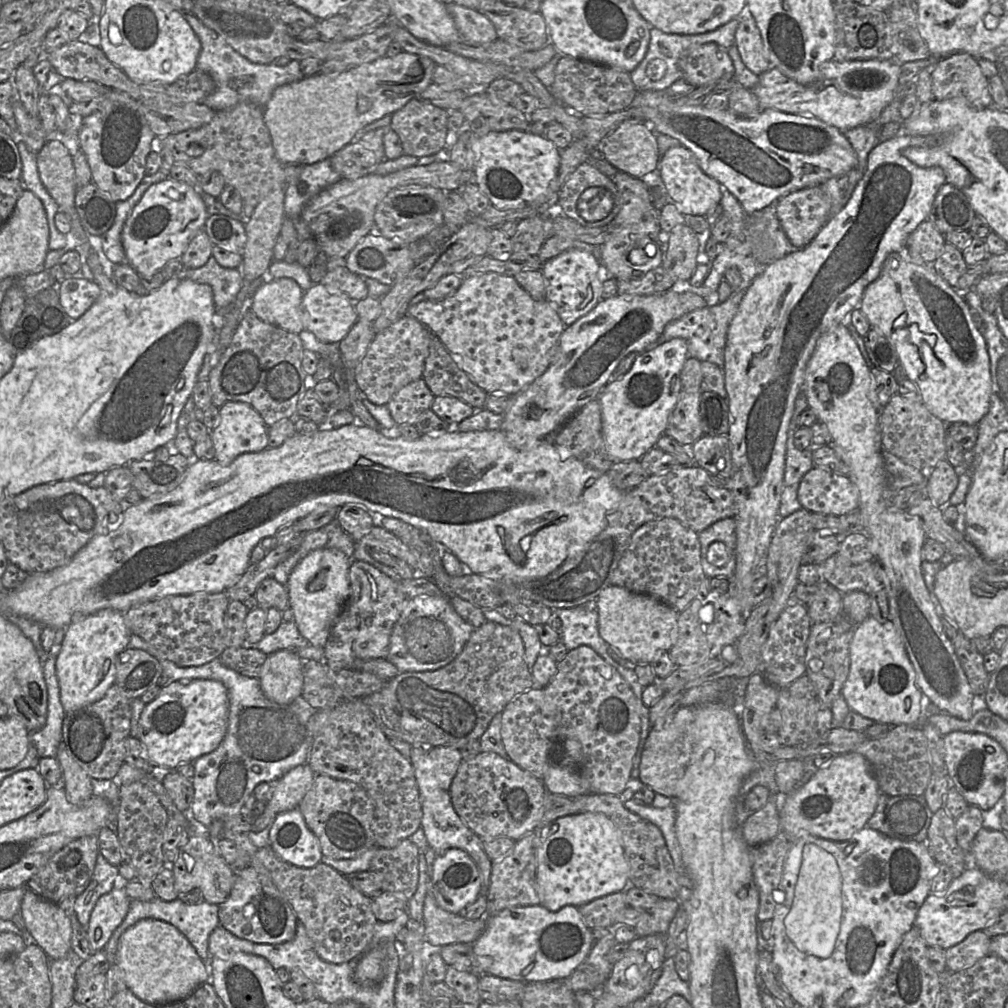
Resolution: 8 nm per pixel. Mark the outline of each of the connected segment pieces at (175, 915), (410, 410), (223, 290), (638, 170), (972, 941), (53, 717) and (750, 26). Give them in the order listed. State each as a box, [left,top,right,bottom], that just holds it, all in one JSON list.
[[103,897,219,978],[386,378,434,425],[176,256,244,309],[597,120,658,178],[946,930,992,972],[29,655,66,757],[735,12,769,76]]

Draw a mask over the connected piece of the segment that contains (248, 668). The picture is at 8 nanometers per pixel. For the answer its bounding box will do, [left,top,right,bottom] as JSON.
[219,646,267,679]

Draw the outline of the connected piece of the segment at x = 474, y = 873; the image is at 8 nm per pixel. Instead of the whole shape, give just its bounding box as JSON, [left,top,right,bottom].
[432,848,481,914]

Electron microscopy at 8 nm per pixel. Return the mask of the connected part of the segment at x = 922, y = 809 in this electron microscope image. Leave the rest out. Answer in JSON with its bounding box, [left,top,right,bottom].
[866,793,933,842]

